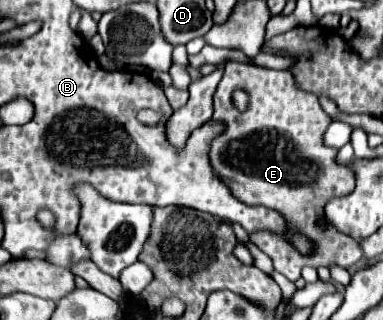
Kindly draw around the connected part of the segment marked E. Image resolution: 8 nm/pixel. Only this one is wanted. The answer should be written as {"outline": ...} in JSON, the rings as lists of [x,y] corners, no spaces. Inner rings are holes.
{"outline":[[[227,62],[223,80],[219,82],[217,92],[215,92],[213,118],[227,122],[227,130],[211,142],[209,158],[211,158],[211,166],[225,180],[225,184],[231,188],[231,192],[249,206],[267,206],[267,208],[279,210],[287,218],[287,224],[293,230],[301,230],[305,236],[309,236],[315,242],[315,254],[301,256],[281,236],[265,232],[265,230],[253,232],[251,242],[273,260],[273,266],[277,272],[281,272],[291,282],[295,282],[301,276],[301,270],[305,266],[331,268],[337,264],[347,270],[349,266],[353,266],[355,262],[361,260],[363,254],[361,254],[359,244],[355,240],[351,240],[351,236],[343,236],[343,232],[335,232],[335,228],[329,226],[329,220],[325,218],[325,212],[323,212],[327,200],[335,198],[335,196],[347,196],[355,190],[355,172],[351,172],[351,164],[337,162],[337,148],[323,144],[323,134],[325,134],[327,126],[331,124],[331,118],[323,112],[317,96],[299,90],[293,82],[293,76],[287,70],[267,70],[267,68],[259,68],[259,66],[251,66],[251,64]],[[235,88],[243,88],[251,96],[251,104],[247,106],[247,112],[239,112],[235,108],[235,102],[231,100],[231,92],[235,92]]]}

